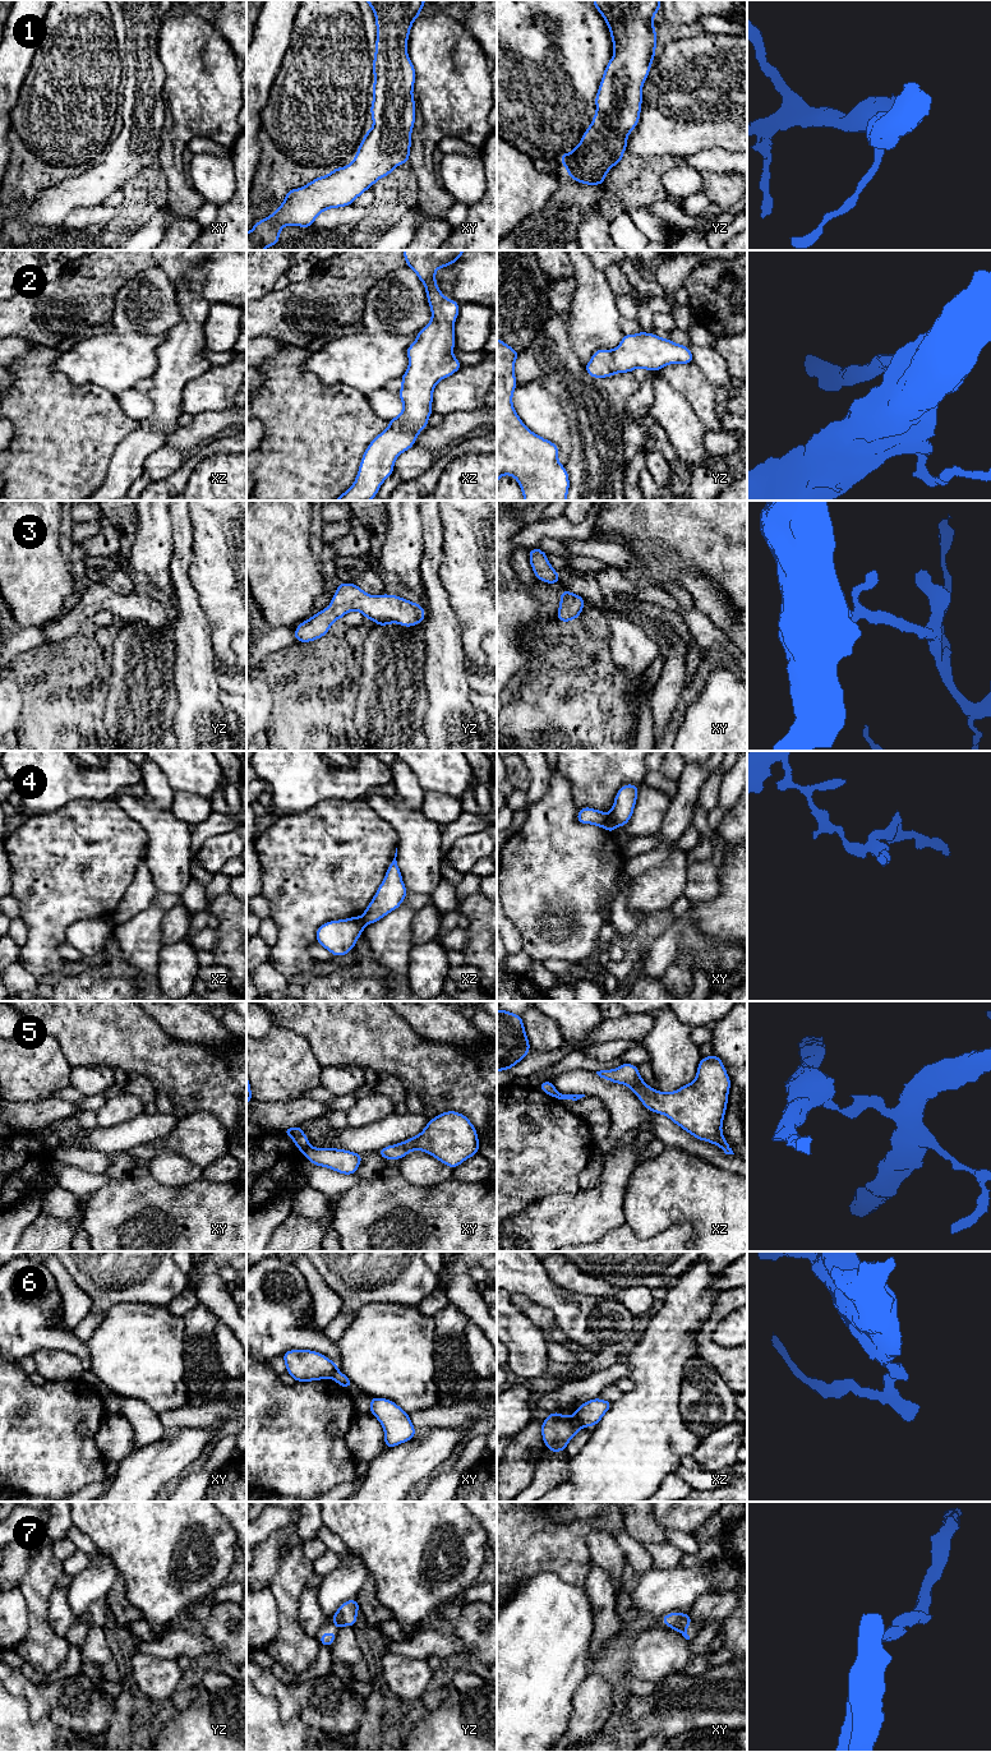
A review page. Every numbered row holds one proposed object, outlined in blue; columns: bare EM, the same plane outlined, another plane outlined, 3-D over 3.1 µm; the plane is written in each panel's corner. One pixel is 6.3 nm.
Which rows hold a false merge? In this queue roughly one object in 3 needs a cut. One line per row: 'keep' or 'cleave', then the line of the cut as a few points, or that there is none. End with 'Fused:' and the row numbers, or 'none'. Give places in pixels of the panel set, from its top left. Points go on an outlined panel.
1: keep; cut none
2: keep; cut none
3: keep; cut none
4: cleave; cut xy (608, 815), (616, 826)
5: cleave; cut xy (309, 1146), (302, 1151)
6: cleave; cut xz (575, 1414), (585, 1425)
7: keep; cut none
Fused: 4, 5, 6

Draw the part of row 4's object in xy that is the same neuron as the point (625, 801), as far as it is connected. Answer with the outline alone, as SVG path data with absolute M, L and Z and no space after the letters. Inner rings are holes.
M624 784L616 794L609 812L616 827L624 826L632 817L639 794L639 785Z

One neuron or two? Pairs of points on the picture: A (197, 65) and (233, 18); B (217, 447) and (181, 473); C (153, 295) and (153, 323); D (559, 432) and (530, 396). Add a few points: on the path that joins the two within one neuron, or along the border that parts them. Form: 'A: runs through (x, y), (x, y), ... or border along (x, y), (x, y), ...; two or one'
A: border along (212, 23), (233, 50); two
B: runs through (208, 448), (190, 464); one
C: runs through (153, 302), (153, 317); one
D: runs through (551, 423), (534, 405); one

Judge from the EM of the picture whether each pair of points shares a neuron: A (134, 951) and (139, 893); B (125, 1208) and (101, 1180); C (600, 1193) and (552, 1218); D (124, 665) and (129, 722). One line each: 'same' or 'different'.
A: different
B: different
C: same
D: same

